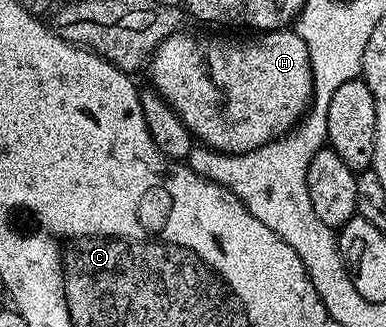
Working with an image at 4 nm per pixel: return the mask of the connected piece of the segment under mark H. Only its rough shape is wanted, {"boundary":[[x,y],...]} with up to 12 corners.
{"boundary":[[294,29],[170,34],[150,85],[202,145],[244,154],[313,101]]}

